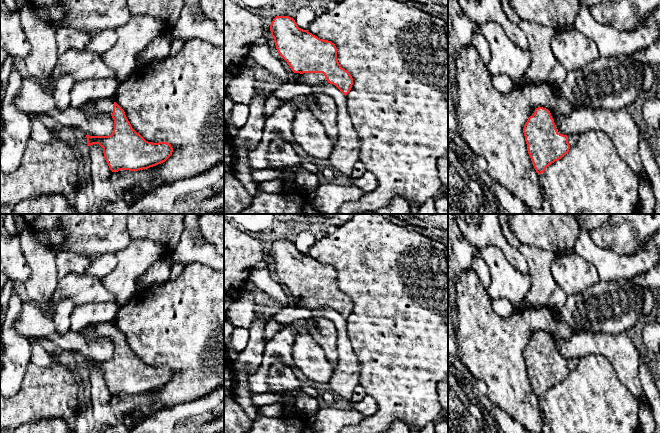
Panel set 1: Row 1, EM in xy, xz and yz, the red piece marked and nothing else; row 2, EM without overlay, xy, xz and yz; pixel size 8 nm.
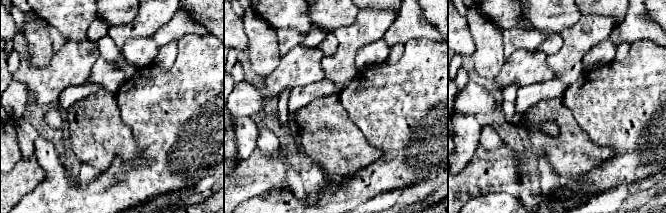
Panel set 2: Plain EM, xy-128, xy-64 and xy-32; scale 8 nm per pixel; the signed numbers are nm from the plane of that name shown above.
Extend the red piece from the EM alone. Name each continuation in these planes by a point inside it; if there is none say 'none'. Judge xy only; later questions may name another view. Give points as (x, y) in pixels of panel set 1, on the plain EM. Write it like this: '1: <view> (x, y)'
1: xy (103, 330)

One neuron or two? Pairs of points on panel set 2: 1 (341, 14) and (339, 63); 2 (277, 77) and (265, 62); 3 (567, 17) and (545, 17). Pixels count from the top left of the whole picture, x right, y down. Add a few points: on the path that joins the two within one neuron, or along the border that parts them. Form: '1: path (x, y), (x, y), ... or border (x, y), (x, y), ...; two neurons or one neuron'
1: border (359, 11), (351, 23), (337, 27), (332, 32); two neurons
2: border (281, 56), (278, 65), (263, 78); two neurons
3: path (562, 17), (550, 18); one neuron

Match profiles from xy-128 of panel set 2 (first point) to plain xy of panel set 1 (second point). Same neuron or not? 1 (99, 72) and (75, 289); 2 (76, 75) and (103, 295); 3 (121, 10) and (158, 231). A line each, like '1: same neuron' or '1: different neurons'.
1: different neurons
2: same neuron
3: different neurons

